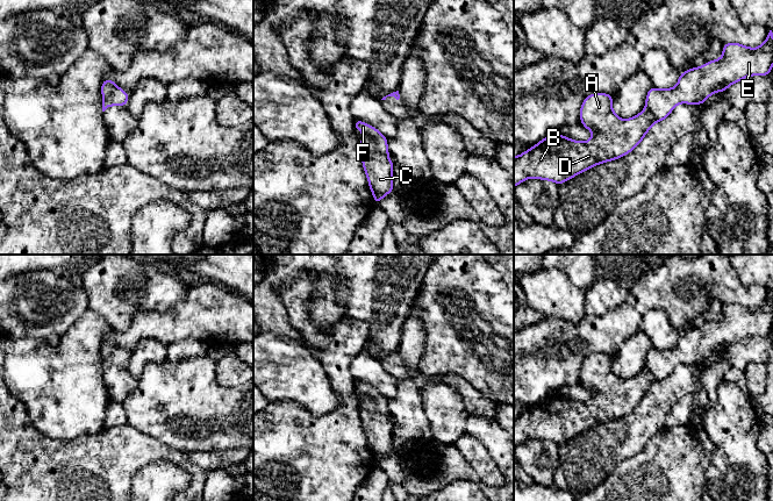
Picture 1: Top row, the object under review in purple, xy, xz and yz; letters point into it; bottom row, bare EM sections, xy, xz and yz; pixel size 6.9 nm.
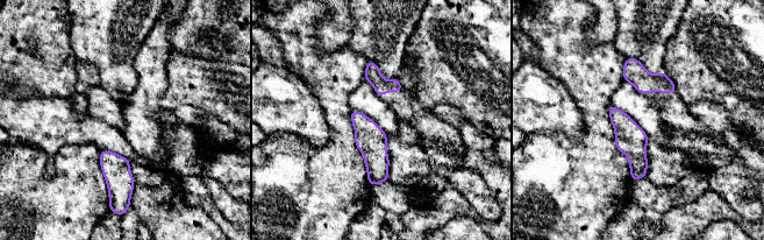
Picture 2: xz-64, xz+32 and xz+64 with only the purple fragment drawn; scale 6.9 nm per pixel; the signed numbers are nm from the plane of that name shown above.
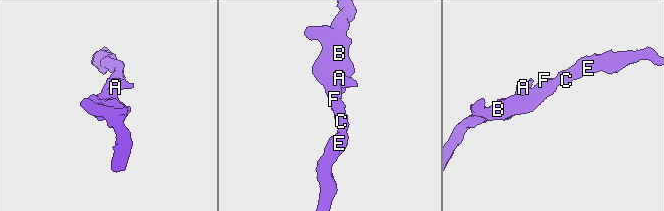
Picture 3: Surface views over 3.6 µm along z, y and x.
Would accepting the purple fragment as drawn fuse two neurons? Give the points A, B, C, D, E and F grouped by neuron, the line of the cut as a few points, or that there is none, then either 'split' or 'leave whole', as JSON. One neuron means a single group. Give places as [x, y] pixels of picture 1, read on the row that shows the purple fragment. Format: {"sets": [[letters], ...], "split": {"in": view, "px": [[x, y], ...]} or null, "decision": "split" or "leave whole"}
{"sets": [["A", "B", "C", "D", "E", "F"]], "split": null, "decision": "leave whole"}

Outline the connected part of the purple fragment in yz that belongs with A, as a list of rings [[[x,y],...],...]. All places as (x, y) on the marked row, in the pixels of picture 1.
[[[770,30],[766,41],[756,49],[739,43],[723,44],[723,56],[720,59],[680,73],[674,88],[651,87],[646,94],[644,110],[634,117],[621,120],[615,114],[611,108],[614,94],[591,94],[584,99],[580,107],[580,121],[586,129],[593,133],[593,137],[587,142],[579,142],[560,134],[547,135],[522,155],[514,157],[514,187],[528,178],[551,180],[560,185],[593,166],[618,159],[639,145],[646,133],[651,130],[652,124],[665,120],[680,102],[702,105],[713,93],[724,92],[730,85],[746,77],[770,76],[772,65],[773,33]]]

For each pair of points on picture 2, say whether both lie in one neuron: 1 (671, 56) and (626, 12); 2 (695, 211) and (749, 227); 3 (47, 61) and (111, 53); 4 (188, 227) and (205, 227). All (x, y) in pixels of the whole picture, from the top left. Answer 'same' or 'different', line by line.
1: different
2: same
3: different
4: same

